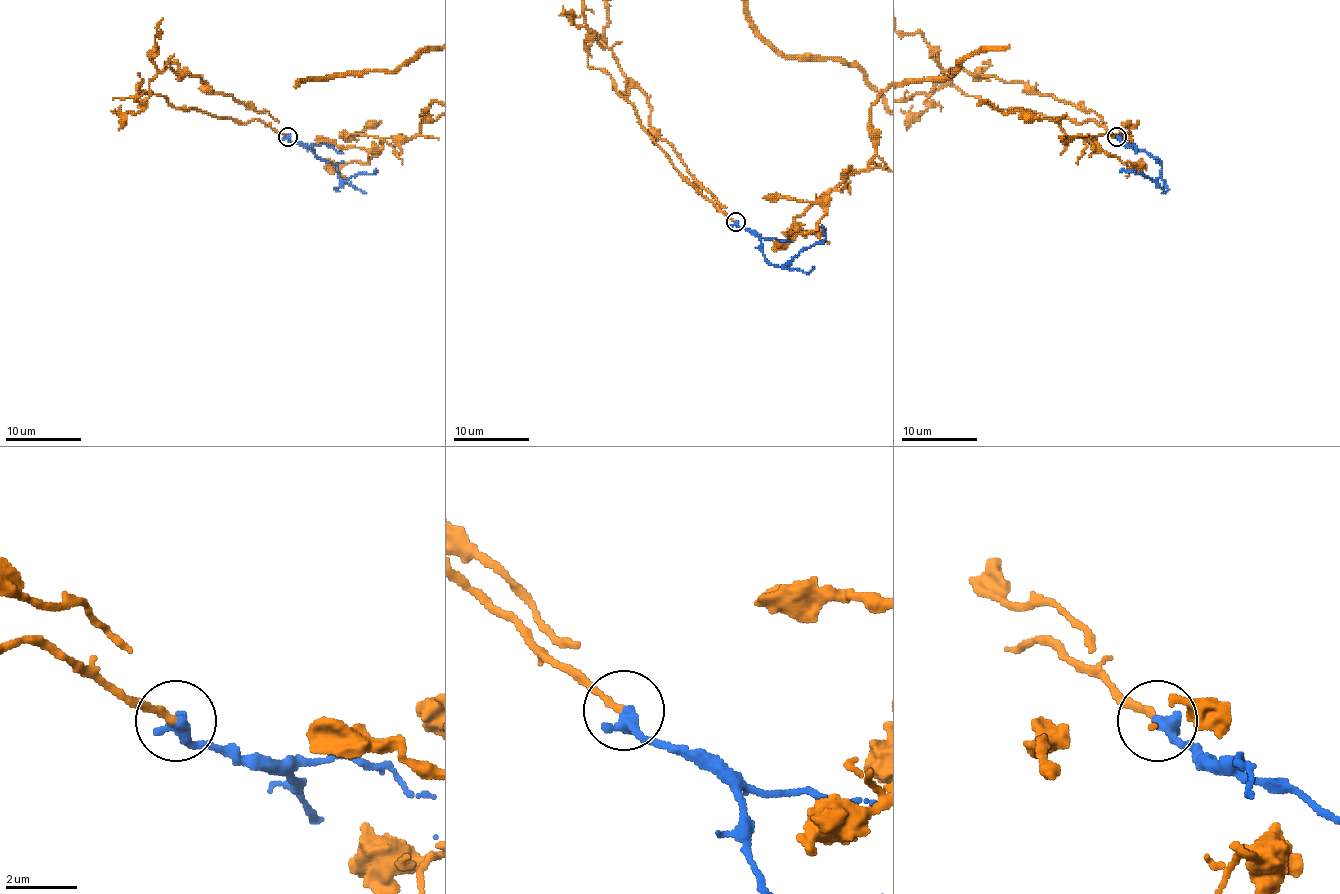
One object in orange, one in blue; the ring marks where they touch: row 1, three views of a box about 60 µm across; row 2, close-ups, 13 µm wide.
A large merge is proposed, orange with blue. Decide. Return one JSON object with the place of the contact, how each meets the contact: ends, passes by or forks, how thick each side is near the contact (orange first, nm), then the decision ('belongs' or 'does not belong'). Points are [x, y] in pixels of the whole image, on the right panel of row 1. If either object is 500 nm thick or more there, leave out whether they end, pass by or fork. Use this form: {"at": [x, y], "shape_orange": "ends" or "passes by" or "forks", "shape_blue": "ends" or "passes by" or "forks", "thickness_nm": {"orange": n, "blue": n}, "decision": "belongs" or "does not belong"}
{"at": [1116, 136], "shape_orange": "ends", "shape_blue": "ends", "thickness_nm": {"orange": 190, "blue": 420}, "decision": "belongs"}

